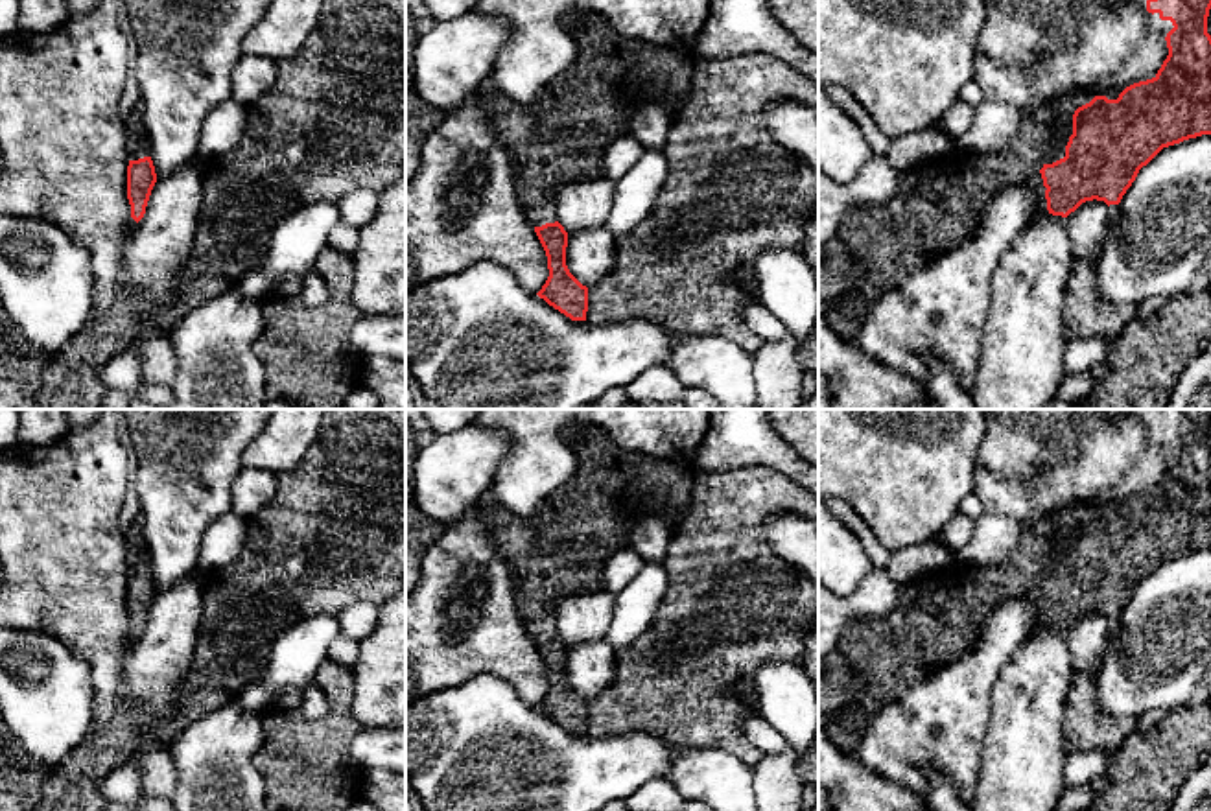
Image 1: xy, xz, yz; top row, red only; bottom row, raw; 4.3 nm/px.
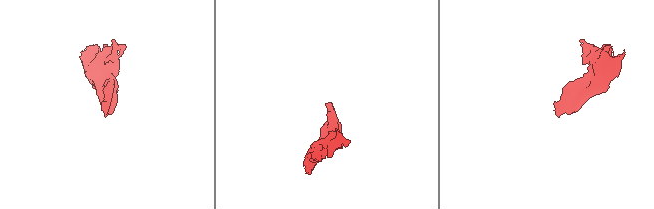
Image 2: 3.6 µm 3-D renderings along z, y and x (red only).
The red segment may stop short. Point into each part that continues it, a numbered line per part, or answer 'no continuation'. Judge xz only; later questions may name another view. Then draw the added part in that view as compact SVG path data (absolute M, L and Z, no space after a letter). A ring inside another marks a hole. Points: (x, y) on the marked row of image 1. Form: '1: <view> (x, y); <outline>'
1: xz (559, 139); M601 15L586 17L568 42L575 61L535 103L511 100L492 79L479 90L511 157L516 195L533 227L558 221L555 195L562 184L603 177L605 147L630 135L629 100L656 92L678 111L691 88L691 59L627 39Z

